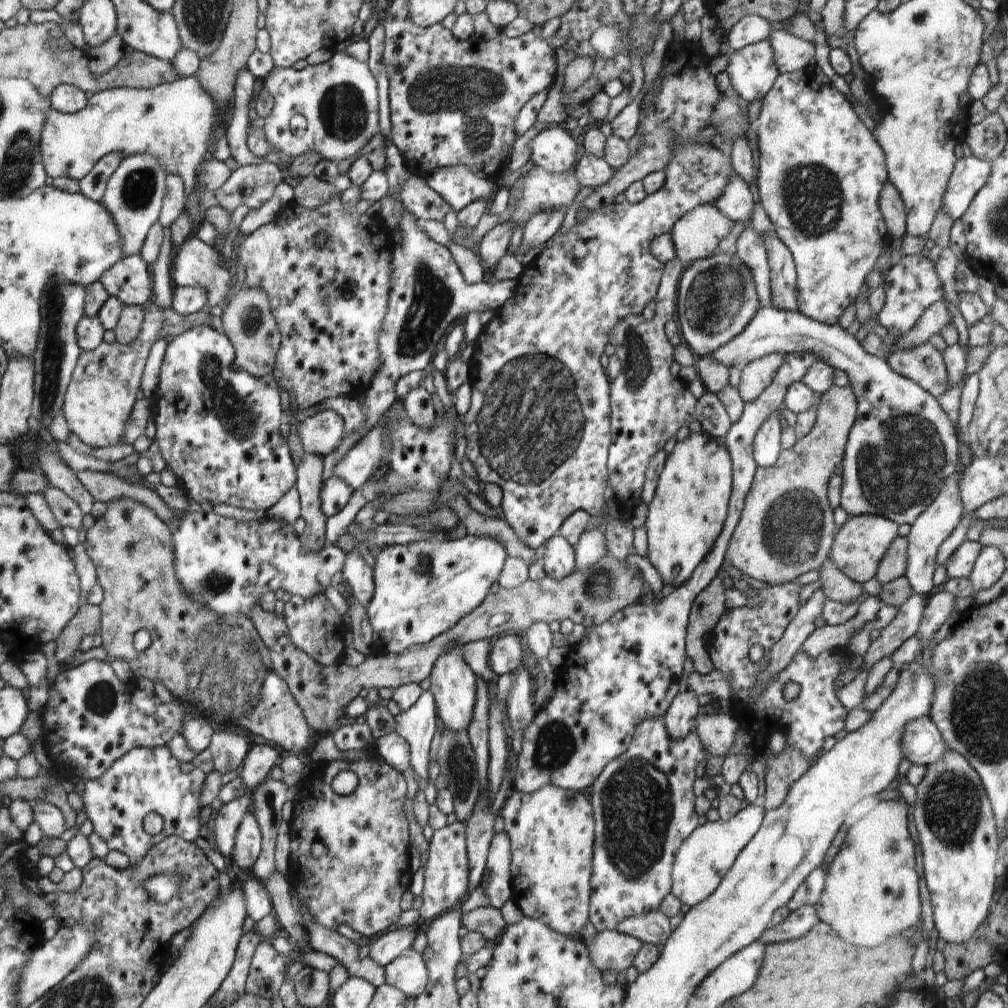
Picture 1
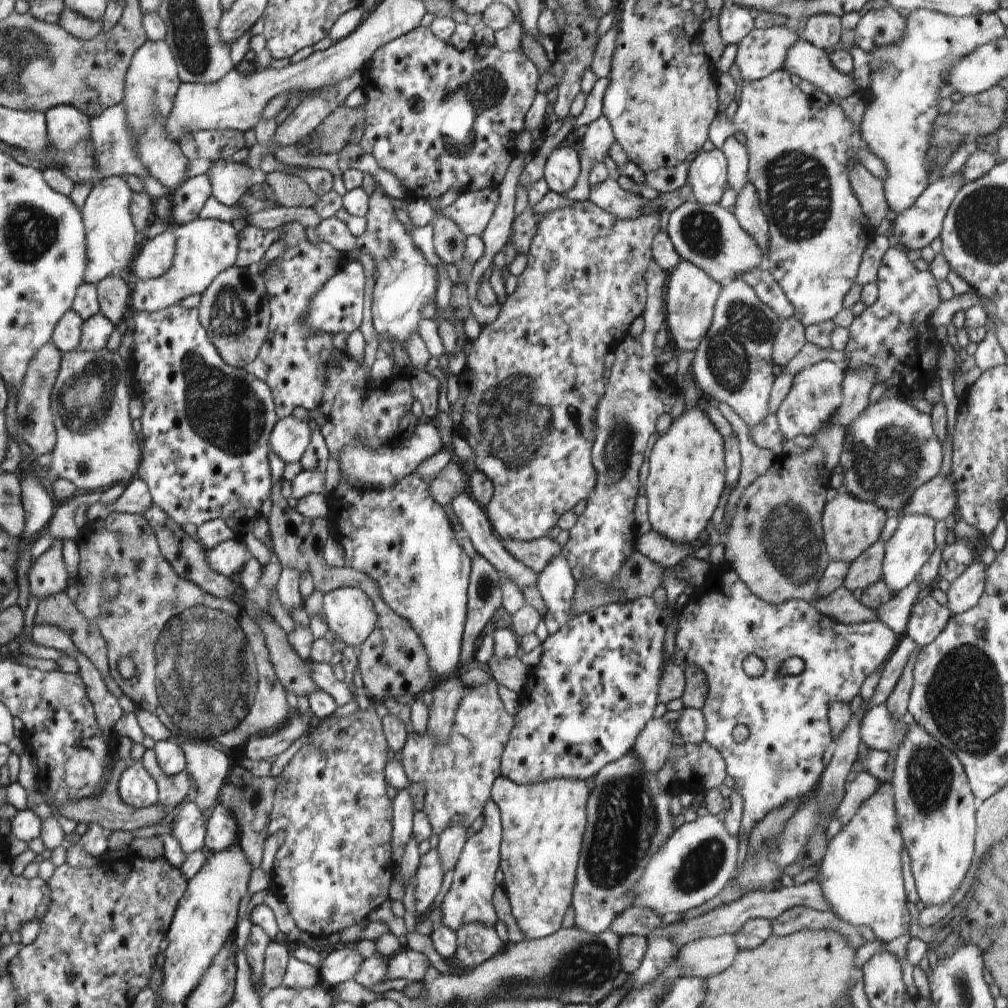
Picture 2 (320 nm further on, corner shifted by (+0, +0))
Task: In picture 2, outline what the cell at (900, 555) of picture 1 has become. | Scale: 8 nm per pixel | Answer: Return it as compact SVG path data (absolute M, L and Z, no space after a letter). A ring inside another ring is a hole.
M876 541L864 549L858 558L849 564L849 571L843 580L843 588L851 594L854 590L864 590L881 579L885 542Z

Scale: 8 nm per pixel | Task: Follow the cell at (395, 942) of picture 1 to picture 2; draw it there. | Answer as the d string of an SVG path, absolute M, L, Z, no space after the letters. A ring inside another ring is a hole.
M346 943L342 950L323 954L319 967L320 980L325 986L336 988L354 978L363 960L363 956L357 951L357 943Z

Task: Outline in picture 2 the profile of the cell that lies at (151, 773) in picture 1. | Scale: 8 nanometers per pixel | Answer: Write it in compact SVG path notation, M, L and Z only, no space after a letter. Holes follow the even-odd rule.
M129 762L121 772L119 795L128 806L141 809L158 802L158 783L148 774L142 762Z

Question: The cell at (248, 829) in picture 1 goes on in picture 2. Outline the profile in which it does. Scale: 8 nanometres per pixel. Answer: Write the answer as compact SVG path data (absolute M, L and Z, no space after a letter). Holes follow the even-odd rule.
M216 803L206 823L205 845L212 852L220 852L236 844L239 828L235 816L223 804Z

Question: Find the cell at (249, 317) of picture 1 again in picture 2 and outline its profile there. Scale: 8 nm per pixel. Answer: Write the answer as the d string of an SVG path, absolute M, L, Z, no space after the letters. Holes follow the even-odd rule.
M231 266L223 270L211 282L206 292L201 294L199 319L206 328L210 339L215 343L216 350L223 357L225 363L240 369L256 358L262 343L267 339L271 308L267 300L267 288L263 275L256 272L250 274L248 267Z

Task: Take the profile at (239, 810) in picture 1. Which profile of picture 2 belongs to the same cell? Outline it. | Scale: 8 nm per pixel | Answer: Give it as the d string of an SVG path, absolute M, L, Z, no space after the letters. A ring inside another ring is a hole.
M187 802L172 820L171 835L178 840L182 852L188 853L201 850L205 845L206 823L202 811L196 803Z

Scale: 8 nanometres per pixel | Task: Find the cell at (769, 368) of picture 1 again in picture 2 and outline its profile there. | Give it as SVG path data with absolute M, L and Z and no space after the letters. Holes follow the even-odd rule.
M794 315L784 319L773 342L773 362L777 369L792 360L806 343L805 326Z

